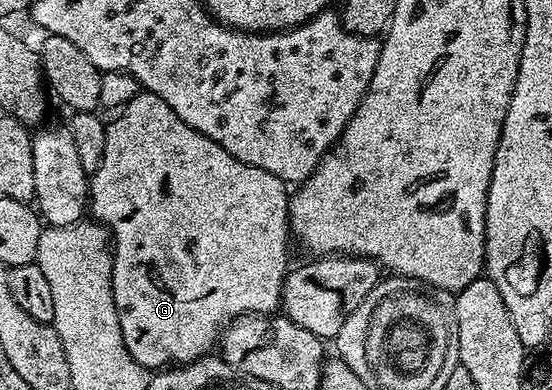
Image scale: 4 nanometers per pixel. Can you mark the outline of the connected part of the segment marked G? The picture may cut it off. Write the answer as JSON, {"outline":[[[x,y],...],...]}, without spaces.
{"outline":[[[140,91],[125,108],[119,109],[117,116],[120,116],[117,120],[107,121],[106,154],[102,154],[98,170],[91,173],[88,194],[91,215],[110,230],[111,239],[114,241],[112,293],[122,338],[134,362],[138,362],[146,369],[163,370],[169,365],[189,364],[200,356],[209,355],[217,347],[222,329],[237,316],[272,314],[281,307],[282,286],[290,271],[290,263],[288,264],[290,188],[274,174],[258,170],[258,166],[242,163],[226,150],[222,150],[222,146],[218,146],[218,142],[214,142],[206,134],[186,126],[186,122],[182,122],[182,118],[178,118],[178,114],[174,114],[174,110],[170,110],[170,106],[166,106],[166,102],[158,98],[158,94]]]}

